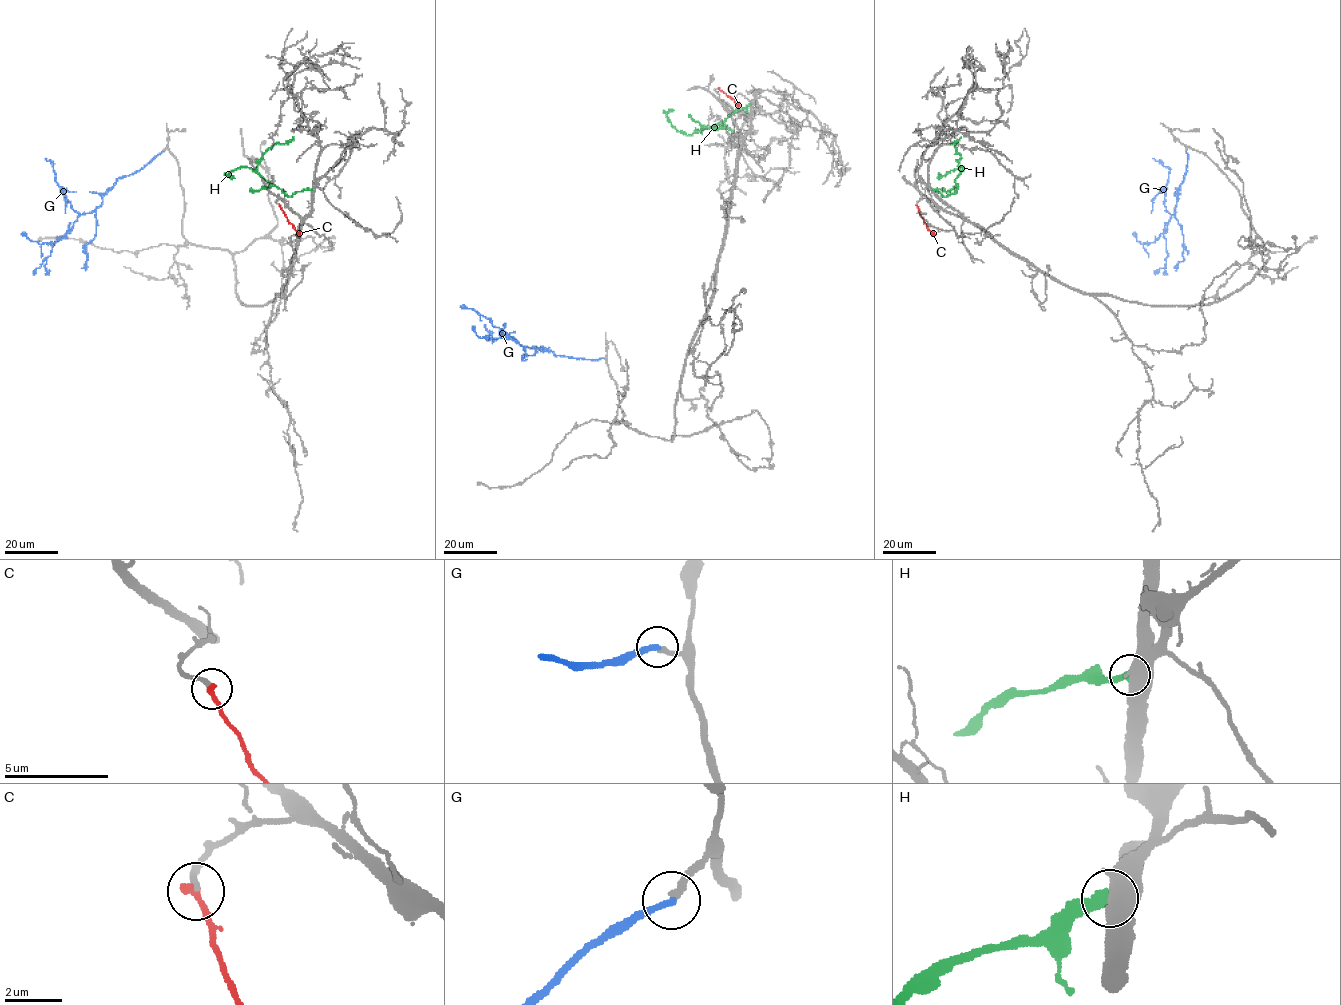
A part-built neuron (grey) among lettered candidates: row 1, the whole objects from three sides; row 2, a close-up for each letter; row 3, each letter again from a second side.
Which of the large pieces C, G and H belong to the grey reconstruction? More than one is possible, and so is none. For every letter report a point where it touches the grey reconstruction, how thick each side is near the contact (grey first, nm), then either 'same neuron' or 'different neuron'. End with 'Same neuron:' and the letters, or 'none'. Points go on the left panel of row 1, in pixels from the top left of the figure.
C: contact (280, 205); calibres 220 and 320 nm; same neuron
G: contact (163, 151); calibres 280 and 240 nm; same neuron
H: contact (312, 189); calibres 700 and 400 nm; different neuron
Same neuron: C, G

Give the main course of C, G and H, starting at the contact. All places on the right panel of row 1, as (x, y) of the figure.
C: (916, 205), (930, 231)
G: (1185, 151), (1185, 174), (1179, 186), (1175, 213), (1167, 228), (1153, 242), (1141, 243), (1133, 233)
H: (932, 189), (944, 196), (954, 194), (961, 156), (950, 144), (961, 136)

